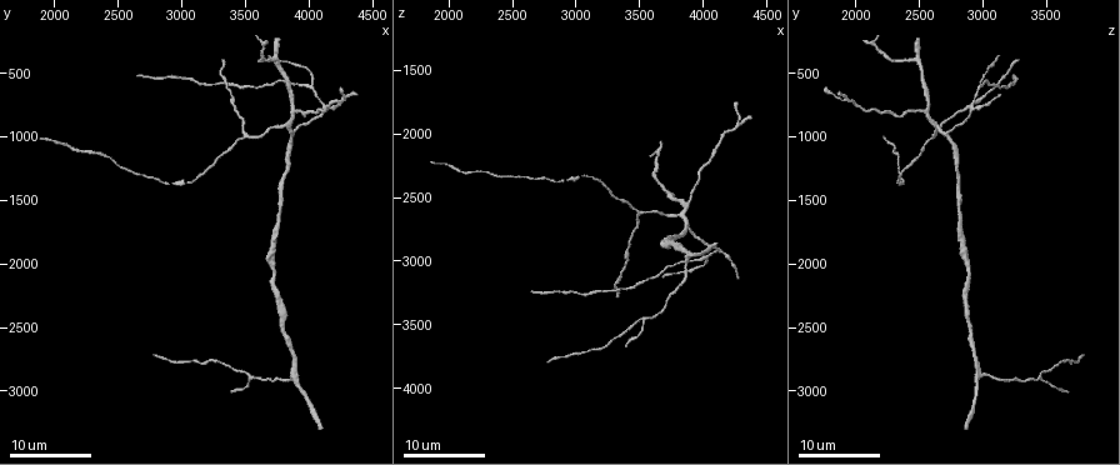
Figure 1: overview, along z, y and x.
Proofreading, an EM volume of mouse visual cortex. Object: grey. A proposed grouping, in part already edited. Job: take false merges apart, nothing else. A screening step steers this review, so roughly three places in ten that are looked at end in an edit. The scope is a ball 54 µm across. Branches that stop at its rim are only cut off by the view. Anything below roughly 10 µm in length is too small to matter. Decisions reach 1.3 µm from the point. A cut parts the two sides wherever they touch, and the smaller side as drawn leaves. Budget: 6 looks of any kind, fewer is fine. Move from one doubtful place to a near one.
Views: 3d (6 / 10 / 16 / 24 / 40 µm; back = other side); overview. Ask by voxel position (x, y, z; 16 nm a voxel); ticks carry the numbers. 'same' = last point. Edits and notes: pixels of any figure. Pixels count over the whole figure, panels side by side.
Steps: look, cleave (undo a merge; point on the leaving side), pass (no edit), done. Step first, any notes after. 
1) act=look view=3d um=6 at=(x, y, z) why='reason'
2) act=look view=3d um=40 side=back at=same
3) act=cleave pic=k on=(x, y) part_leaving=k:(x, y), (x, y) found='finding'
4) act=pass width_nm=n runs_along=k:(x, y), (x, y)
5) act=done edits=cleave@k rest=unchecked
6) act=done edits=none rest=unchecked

act=look view=3d um=16 at=(3480, 980, 2620) why='branch point'

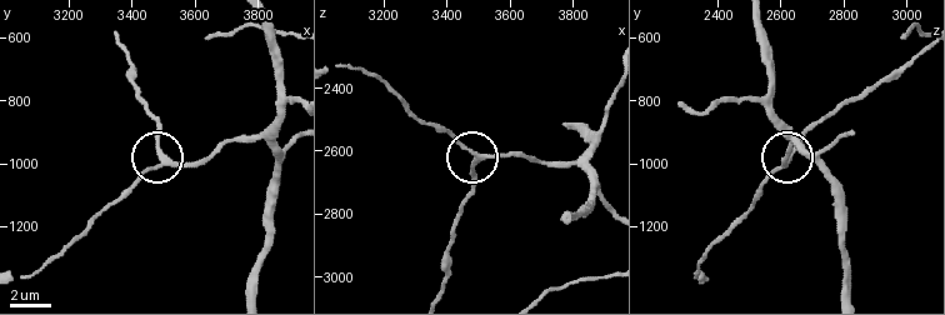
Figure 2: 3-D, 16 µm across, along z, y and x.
act=look view=3d um=10 at=(3500, 990, 2620)

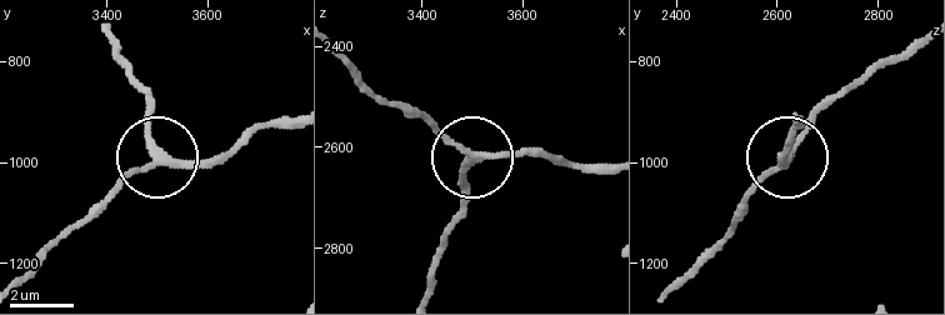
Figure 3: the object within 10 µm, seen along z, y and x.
act=pass width_nm=220 runs_along=3:(604, 170), (531, 154), (478, 154), (466, 170), (466, 216) found='continuous, no second cell'

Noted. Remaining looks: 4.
act=look view=3d um=24 at=(3060, 1360, 2340) why='thick turns thin'

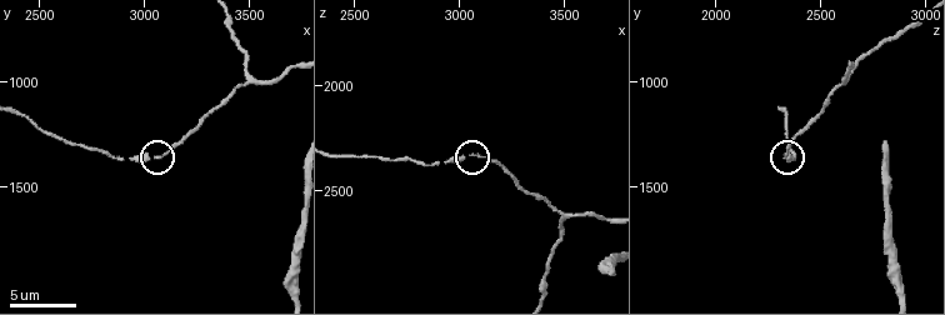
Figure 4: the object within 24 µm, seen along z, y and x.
act=look view=3d um=6 at=(3070, 1350, 2320)

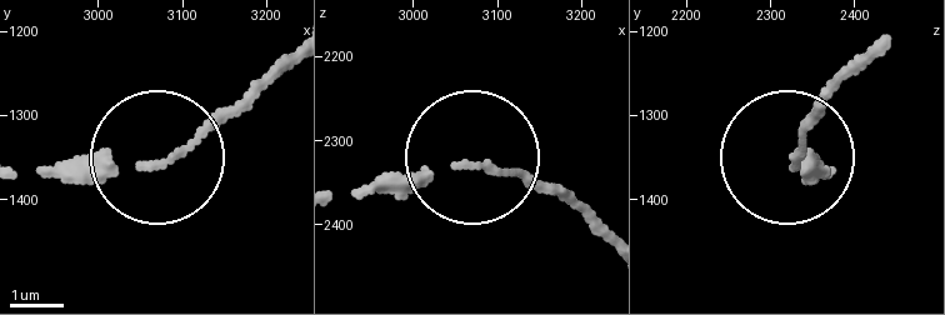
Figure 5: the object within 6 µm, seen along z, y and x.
act=pass found='continuous, no second cell'

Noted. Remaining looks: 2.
act=look view=3d um=16 at=(3780, 920, 2660) why='branch point'

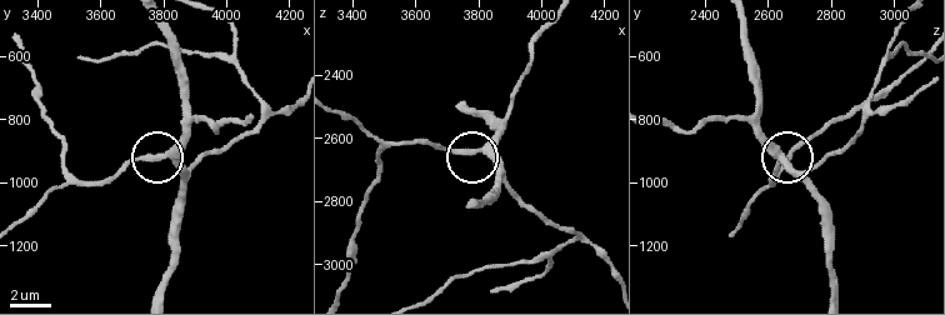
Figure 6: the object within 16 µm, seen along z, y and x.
act=look view=3d um=10 at=(3790, 910, 2650)

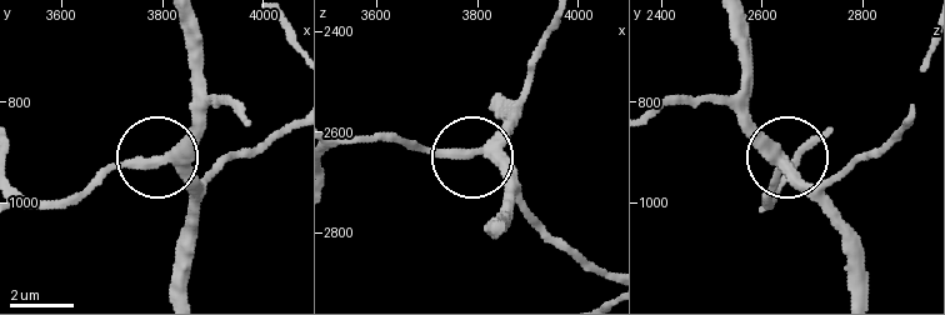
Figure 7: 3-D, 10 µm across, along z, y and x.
act=pass width_nm=330 runs_along=7:(858, 288), (849, 230), (739, 113) found='continuous, no second cell'

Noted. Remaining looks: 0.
act=done edits=none rest=unchecked

